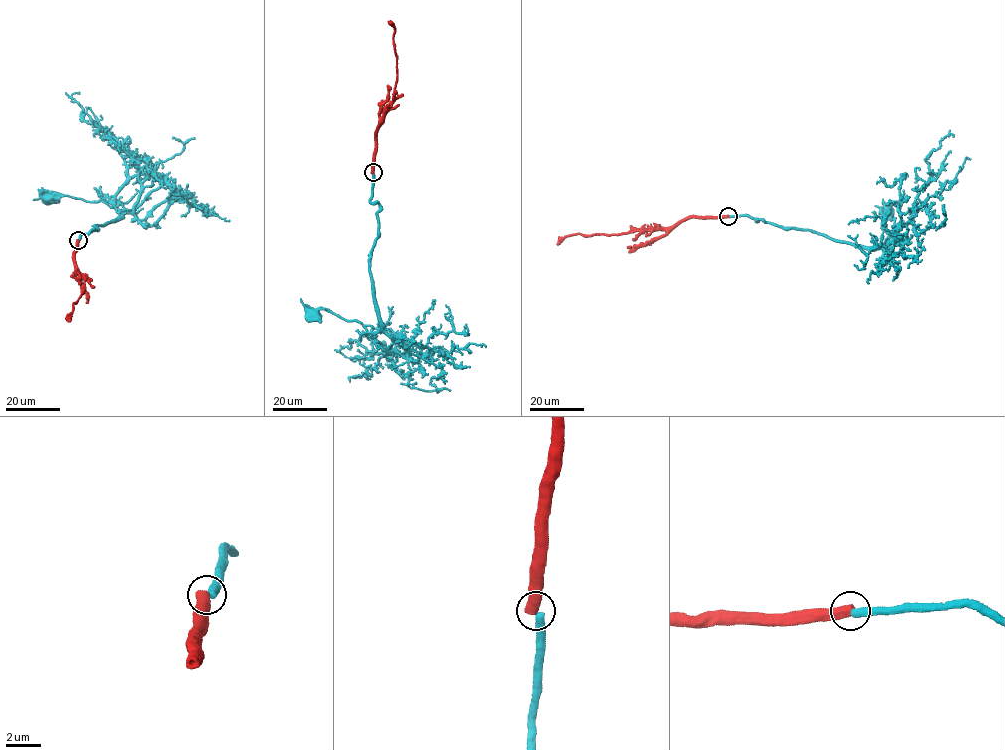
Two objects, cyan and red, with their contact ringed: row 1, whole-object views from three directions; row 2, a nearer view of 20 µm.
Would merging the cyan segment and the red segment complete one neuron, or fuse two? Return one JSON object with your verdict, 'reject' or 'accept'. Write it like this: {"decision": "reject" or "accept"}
{"decision": "reject"}

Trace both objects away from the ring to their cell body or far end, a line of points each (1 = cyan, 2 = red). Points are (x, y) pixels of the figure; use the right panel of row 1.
1: (728, 216), (749, 216), (757, 221), (869, 247), (879, 246), (888, 237), (882, 228), (880, 211), (889, 213)
2: (728, 216), (687, 216), (669, 228), (616, 234), (568, 235), (558, 243)

